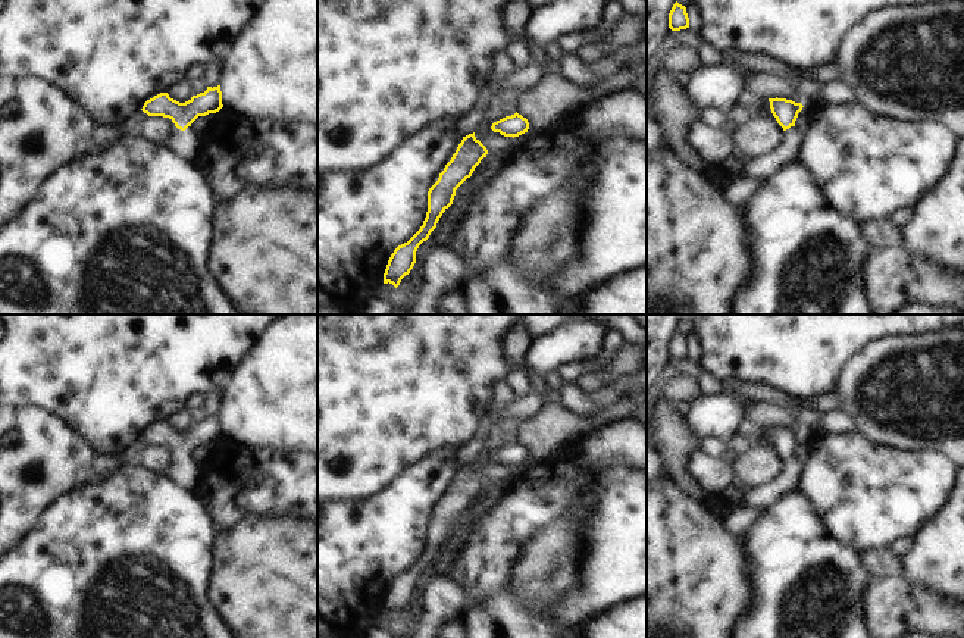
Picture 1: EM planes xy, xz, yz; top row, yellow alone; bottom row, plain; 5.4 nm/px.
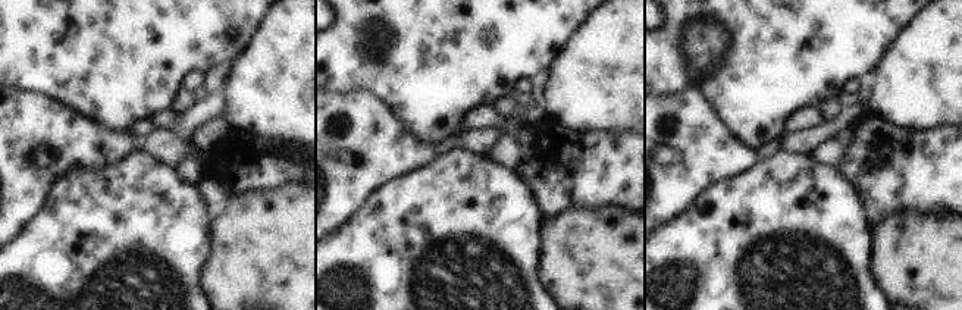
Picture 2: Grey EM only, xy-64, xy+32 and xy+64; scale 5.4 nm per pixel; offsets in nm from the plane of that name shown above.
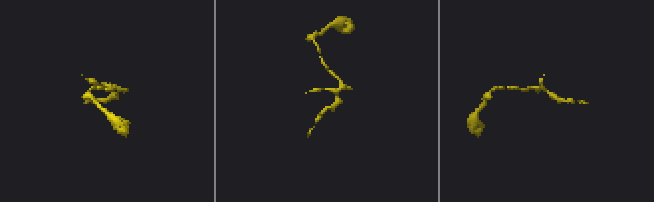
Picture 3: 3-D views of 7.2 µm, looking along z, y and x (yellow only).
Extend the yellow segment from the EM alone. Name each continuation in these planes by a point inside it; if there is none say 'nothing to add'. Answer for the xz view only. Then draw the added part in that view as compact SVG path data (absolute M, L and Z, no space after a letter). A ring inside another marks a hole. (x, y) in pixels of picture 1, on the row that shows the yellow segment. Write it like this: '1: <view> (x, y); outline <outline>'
nothing to add

